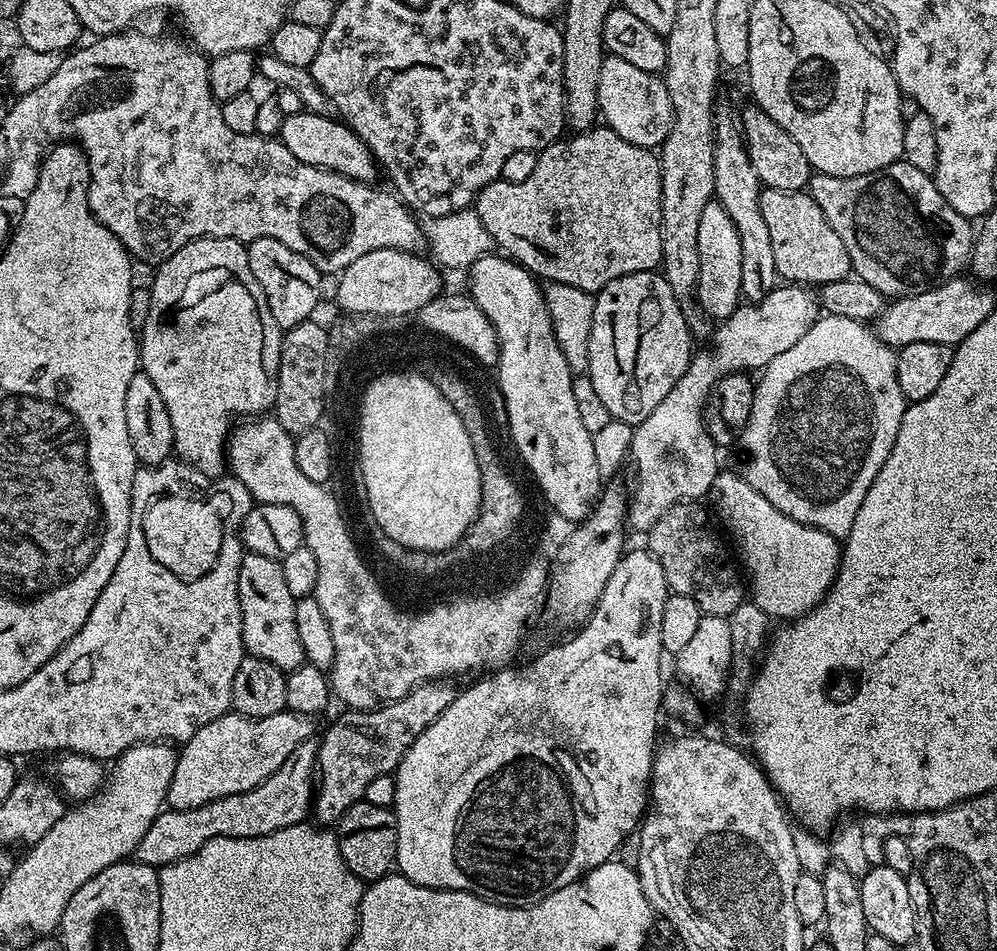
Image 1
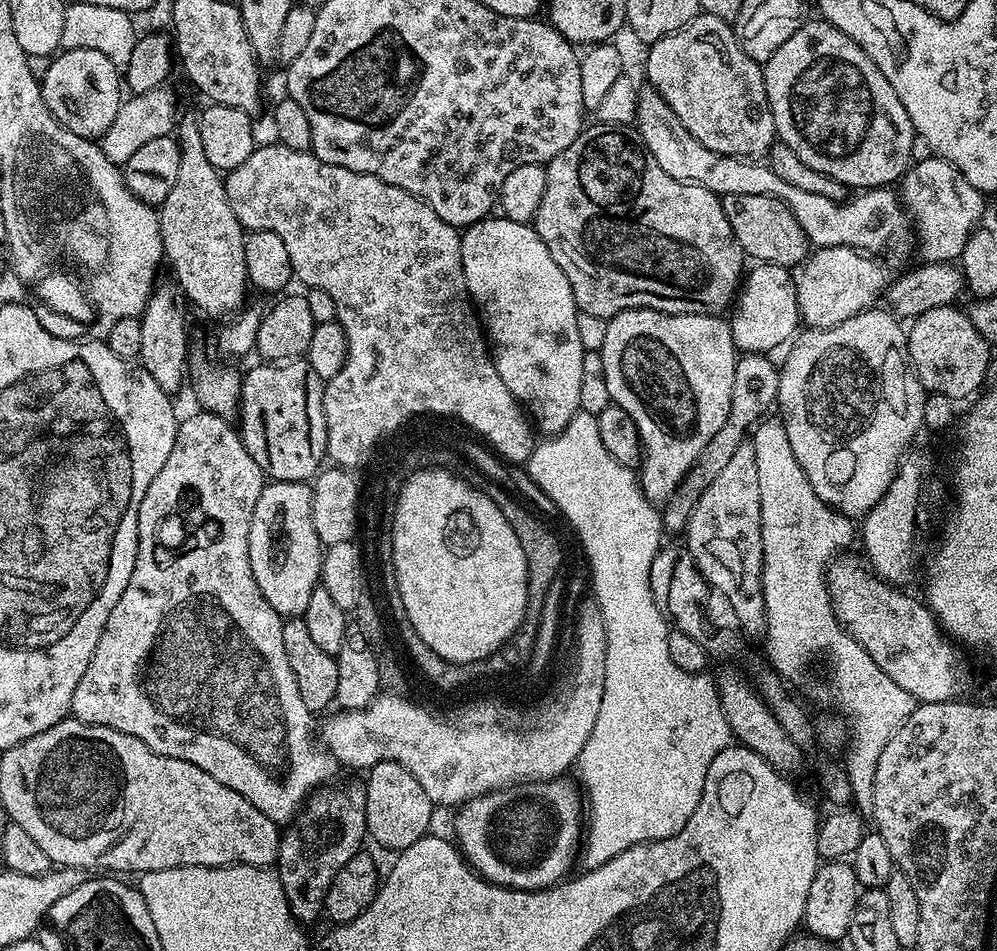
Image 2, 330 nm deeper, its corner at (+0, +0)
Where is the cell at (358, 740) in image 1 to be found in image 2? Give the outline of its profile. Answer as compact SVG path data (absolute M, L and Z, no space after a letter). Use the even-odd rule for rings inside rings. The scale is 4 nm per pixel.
M352 780L349 784L333 783L331 786L321 786L304 801L296 817L280 833L280 849L274 865L274 871L282 882L282 890L286 894L286 902L290 906L290 914L297 924L309 926L316 919L324 916L326 894L330 890L332 880L354 858L354 854L361 851L363 840L368 836L366 822L366 794L365 785L359 780Z

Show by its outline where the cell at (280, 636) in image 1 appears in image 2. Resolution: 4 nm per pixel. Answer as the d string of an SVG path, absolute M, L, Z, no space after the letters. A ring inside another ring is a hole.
M272 480L265 483L262 494L258 494L258 502L254 506L254 518L250 522L250 542L248 543L248 549L250 550L250 570L254 570L254 582L258 582L258 590L262 590L266 602L270 602L270 606L274 606L274 610L282 618L303 617L306 606L310 603L310 594L314 594L314 590L320 584L320 561L322 559L322 545L318 534L314 534L314 522L312 521L311 483L303 480Z

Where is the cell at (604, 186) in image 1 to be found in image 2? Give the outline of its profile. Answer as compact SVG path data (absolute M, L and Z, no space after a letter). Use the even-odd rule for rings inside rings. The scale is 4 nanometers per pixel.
M593 123L562 150L546 167L546 194L542 194L542 203L538 206L538 214L534 221L536 233L546 242L546 250L550 250L550 258L558 262L562 274L570 282L570 290L576 299L576 307L580 312L611 318L620 312L631 308L649 308L670 314L702 314L703 316L718 316L727 313L733 307L738 289L742 283L742 273L745 271L746 257L740 244L734 238L734 230L730 230L730 222L726 218L726 210L721 197L715 192L706 190L706 186L687 184L678 178L670 178L658 162L654 162L654 154L646 150L639 135L631 127L620 127L616 124Z

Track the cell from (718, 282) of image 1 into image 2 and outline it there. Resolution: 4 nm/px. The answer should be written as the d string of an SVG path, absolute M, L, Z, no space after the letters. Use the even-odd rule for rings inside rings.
M777 264L753 265L747 271L730 314L732 341L741 353L771 353L797 333L800 311L793 273Z

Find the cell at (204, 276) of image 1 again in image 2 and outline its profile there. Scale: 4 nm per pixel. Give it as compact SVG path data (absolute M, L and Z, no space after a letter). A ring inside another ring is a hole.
M195 115L188 116L185 120L183 117L174 135L180 141L178 178L174 181L170 194L166 194L166 198L158 205L164 258L167 267L172 267L172 272L176 275L177 282L175 283L179 291L183 293L191 307L193 304L194 307L201 308L208 316L228 318L245 307L244 295L250 292L246 274L246 250L244 249L246 230L238 222L234 210L230 210L230 202L226 198L224 189L224 176L217 172L214 166L210 166L206 154L202 151L199 119Z

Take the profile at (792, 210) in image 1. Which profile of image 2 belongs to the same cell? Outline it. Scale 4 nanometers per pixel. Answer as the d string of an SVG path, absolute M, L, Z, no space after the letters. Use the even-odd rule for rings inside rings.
M730 194L723 197L726 218L734 238L740 244L745 257L761 264L777 264L792 270L803 265L810 252L810 245L798 218L778 198L762 194ZM796 264L796 265L795 265Z

